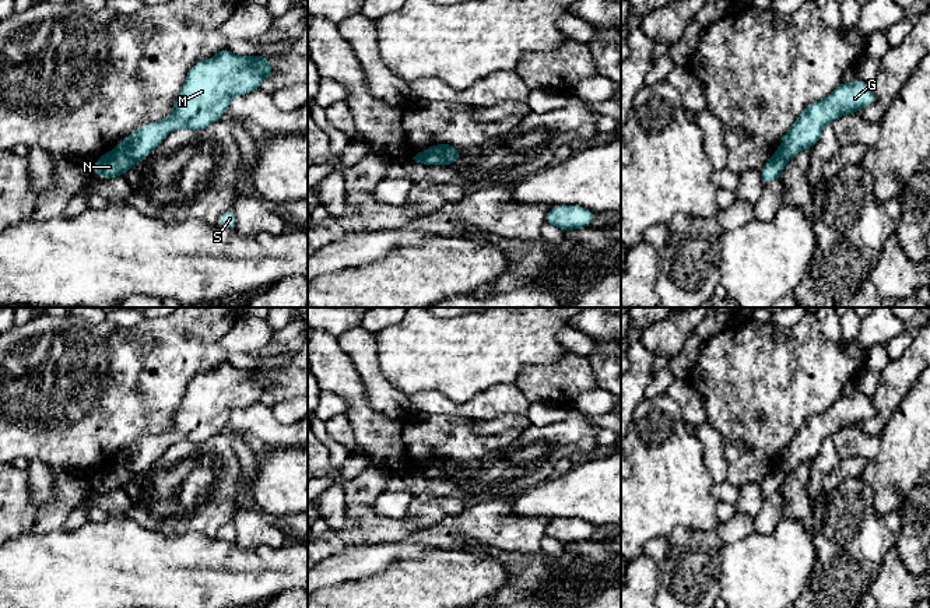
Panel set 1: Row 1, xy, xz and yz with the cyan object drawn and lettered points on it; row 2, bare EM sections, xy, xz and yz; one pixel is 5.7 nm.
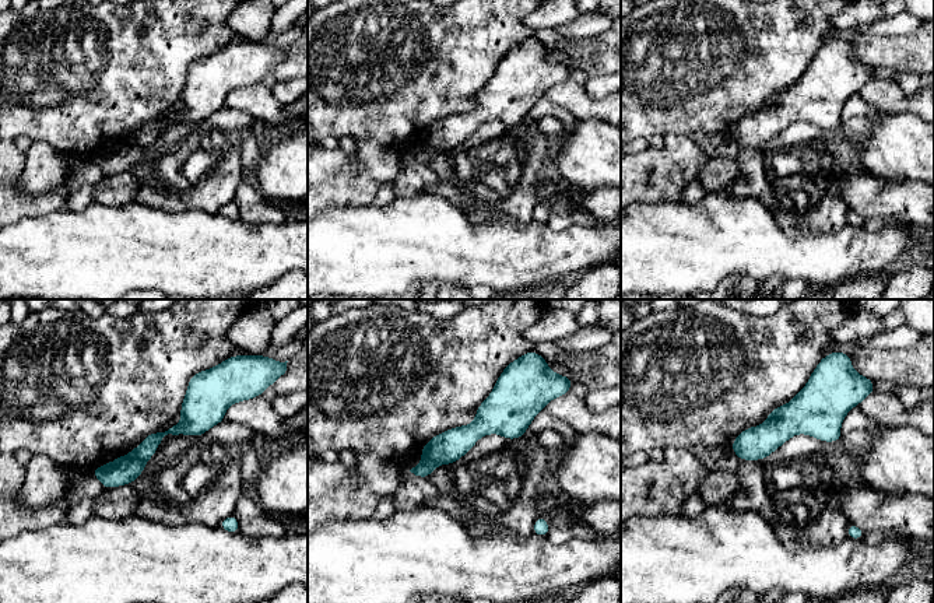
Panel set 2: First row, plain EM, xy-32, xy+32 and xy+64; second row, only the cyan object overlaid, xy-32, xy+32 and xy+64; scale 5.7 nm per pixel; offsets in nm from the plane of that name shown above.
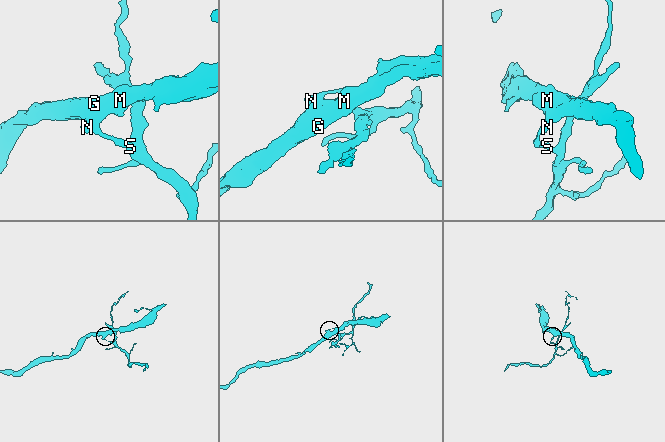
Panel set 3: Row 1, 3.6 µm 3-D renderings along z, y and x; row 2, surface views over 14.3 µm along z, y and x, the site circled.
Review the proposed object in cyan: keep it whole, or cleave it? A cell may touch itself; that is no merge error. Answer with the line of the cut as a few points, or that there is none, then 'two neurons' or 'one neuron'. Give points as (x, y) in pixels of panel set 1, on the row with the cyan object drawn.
cut xz (458, 151), (444, 155), (435, 164); two neurons

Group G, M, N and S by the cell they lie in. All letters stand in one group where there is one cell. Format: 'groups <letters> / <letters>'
groups G M / N S

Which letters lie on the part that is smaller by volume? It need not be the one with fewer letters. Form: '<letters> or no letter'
N, S

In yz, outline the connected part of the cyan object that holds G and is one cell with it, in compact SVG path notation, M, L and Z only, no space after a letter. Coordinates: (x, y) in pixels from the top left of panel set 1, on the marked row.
M859 78L852 82L840 82L827 98L810 103L799 115L786 130L778 151L789 161L800 151L811 150L820 141L827 124L874 102L875 94L871 84Z

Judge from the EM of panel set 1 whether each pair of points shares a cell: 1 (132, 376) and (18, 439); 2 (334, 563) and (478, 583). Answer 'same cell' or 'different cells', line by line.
1: same cell
2: different cells

